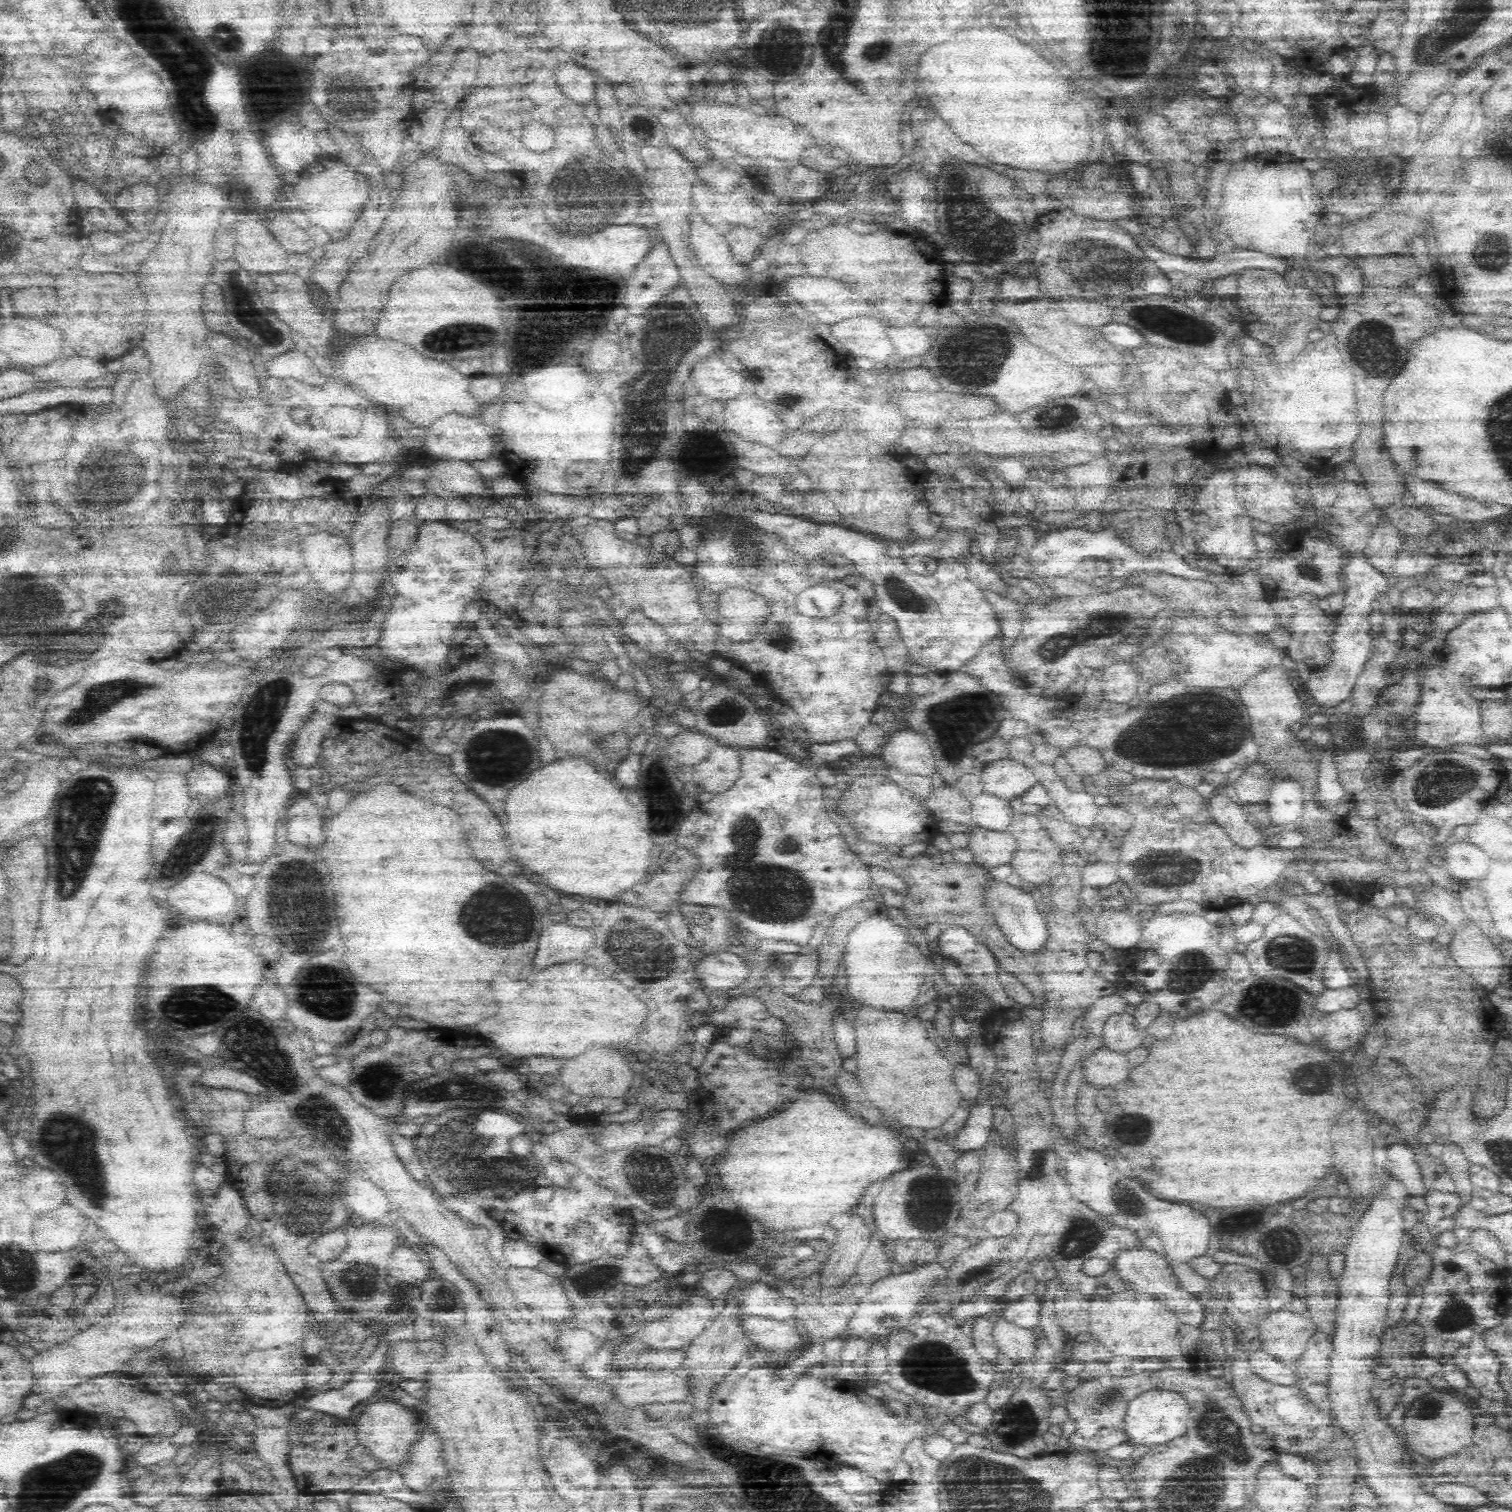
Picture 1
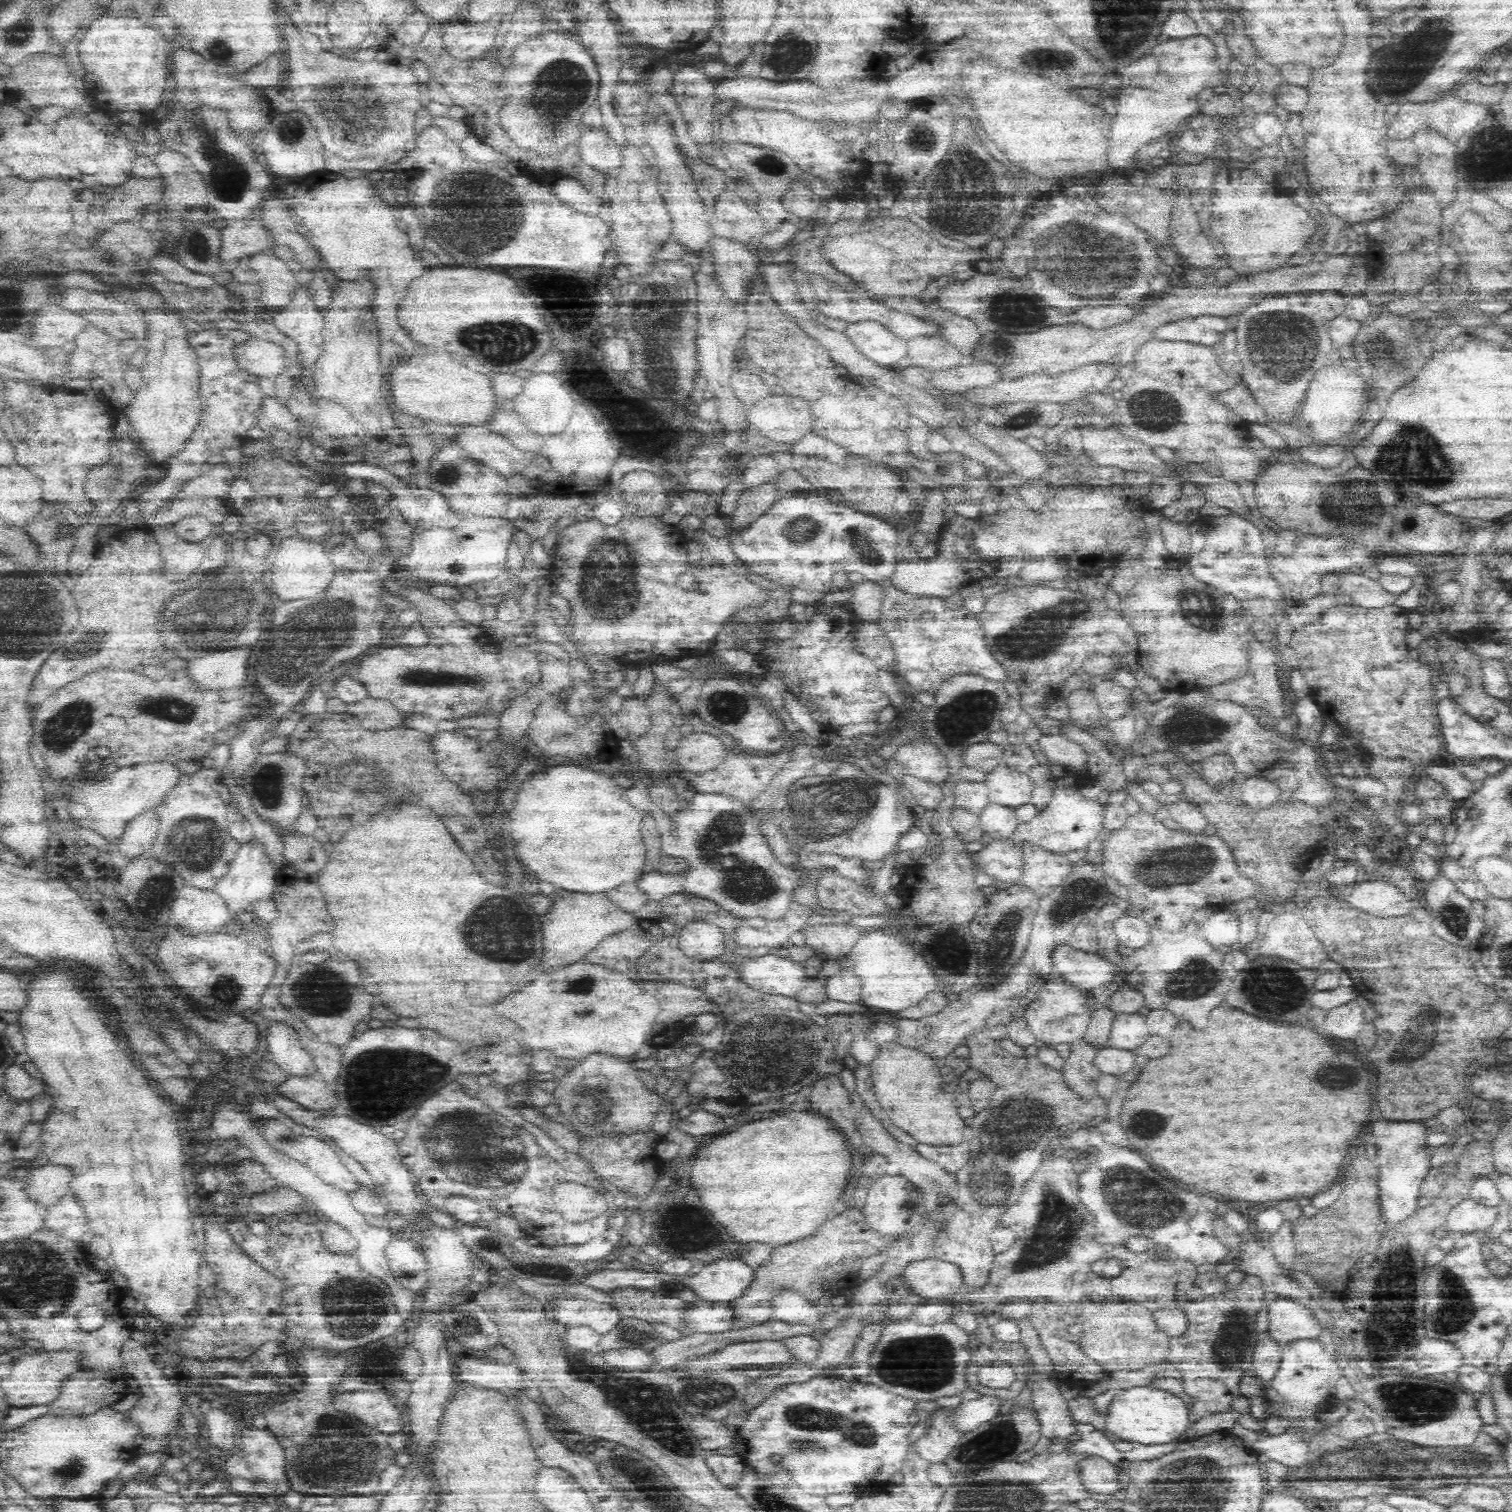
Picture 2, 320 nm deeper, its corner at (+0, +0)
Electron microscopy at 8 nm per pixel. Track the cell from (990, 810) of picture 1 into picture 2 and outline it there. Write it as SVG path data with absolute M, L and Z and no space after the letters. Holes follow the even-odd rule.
M989 802L979 814L980 828L993 839L1011 837L1018 819L1013 808Z

